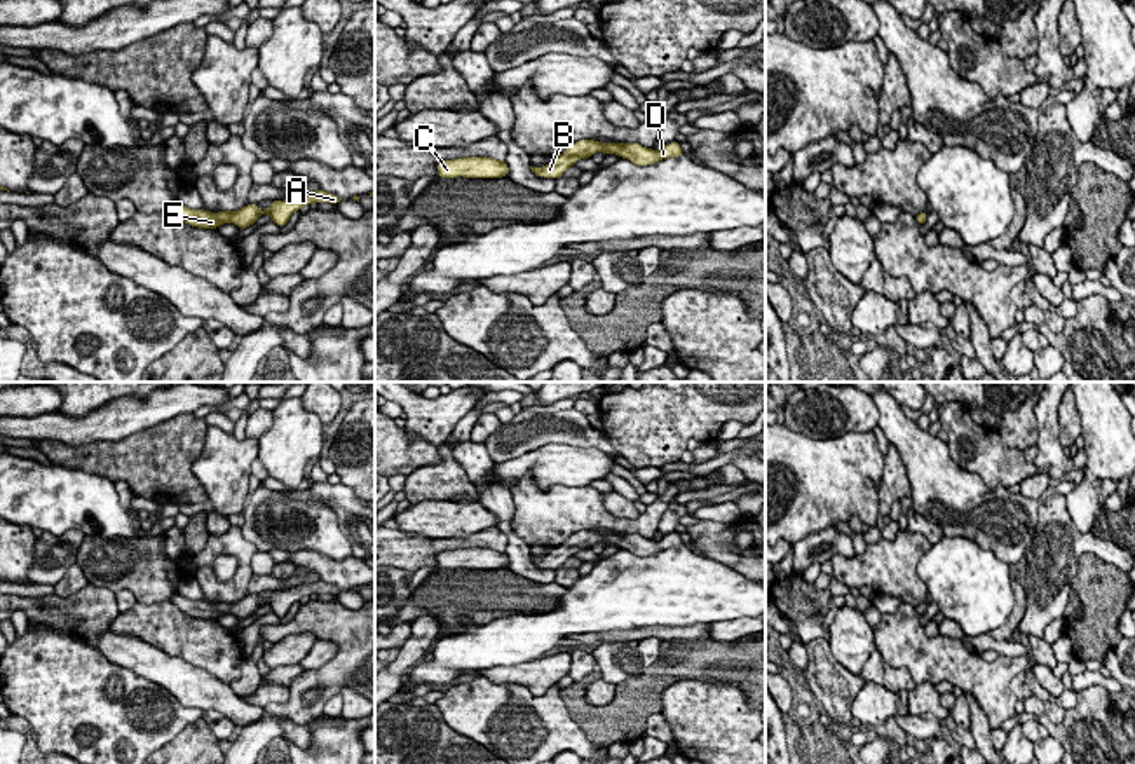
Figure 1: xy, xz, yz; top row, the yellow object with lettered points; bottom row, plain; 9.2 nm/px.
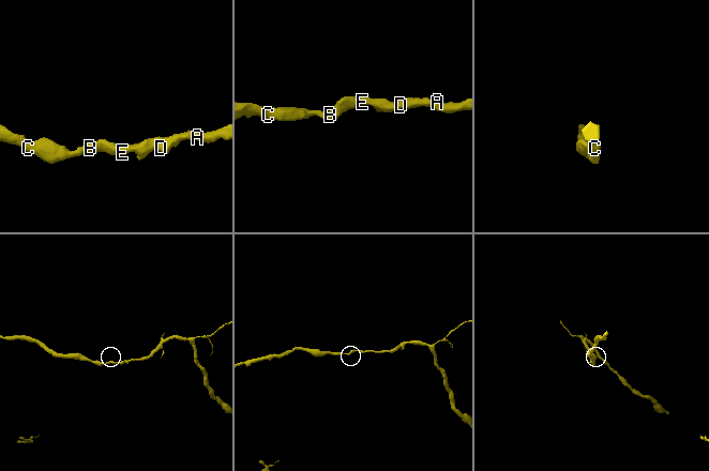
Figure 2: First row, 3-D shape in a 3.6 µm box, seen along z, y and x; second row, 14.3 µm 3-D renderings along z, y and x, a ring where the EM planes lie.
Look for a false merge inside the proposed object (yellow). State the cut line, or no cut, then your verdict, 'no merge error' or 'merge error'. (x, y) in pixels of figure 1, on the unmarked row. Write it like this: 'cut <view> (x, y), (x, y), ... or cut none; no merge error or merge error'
cut none; no merge error

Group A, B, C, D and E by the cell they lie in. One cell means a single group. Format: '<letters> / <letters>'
A B C D E

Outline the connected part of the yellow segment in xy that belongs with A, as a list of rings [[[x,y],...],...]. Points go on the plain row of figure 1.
[[[321,579],[316,583],[298,584],[284,591],[272,591],[272,595],[265,602],[262,602],[256,595],[246,595],[239,602],[211,604],[204,600],[190,600],[187,597],[181,597],[180,593],[173,593],[169,600],[181,612],[199,619],[218,619],[221,614],[234,614],[239,619],[246,619],[253,616],[262,605],[268,605],[274,614],[284,617],[289,607],[295,602],[300,602],[305,595],[314,595],[314,593],[338,595],[340,591],[342,590],[338,590],[335,584],[328,584]]]

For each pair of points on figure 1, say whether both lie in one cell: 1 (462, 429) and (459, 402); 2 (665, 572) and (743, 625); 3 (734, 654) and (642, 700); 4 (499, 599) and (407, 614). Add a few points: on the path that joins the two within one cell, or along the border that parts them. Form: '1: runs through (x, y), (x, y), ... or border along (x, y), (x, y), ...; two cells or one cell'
1: border along (480, 400), (454, 429), (452, 436), (457, 442); two cells
2: border along (747, 616), (712, 621), (708, 625); two cells
3: runs through (710, 660), (679, 660), (663, 675); one cell
4: runs through (476, 599), (429, 599); one cell

